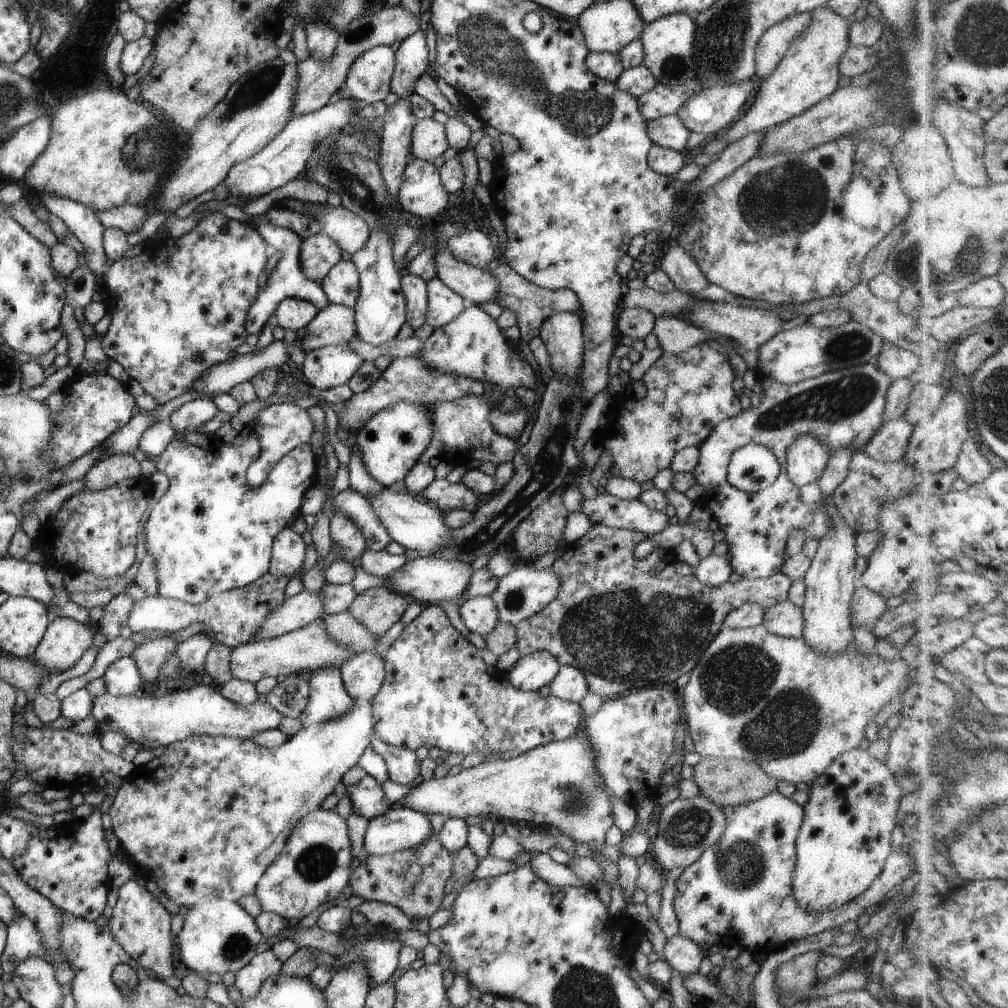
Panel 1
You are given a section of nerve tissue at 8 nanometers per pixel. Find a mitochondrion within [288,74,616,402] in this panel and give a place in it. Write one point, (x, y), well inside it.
(335, 171)

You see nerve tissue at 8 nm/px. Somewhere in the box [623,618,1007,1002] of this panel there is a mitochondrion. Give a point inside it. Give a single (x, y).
(737, 679)

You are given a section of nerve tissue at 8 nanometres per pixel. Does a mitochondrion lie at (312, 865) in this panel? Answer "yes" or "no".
yes

